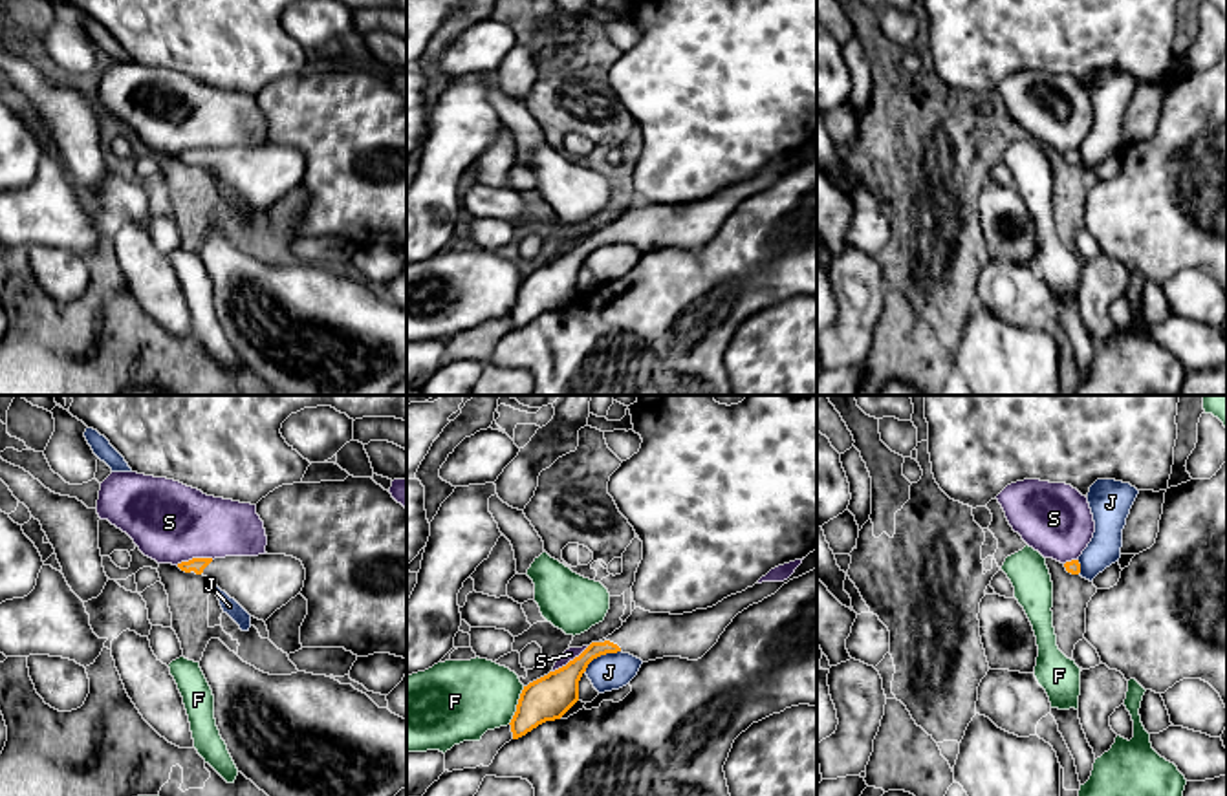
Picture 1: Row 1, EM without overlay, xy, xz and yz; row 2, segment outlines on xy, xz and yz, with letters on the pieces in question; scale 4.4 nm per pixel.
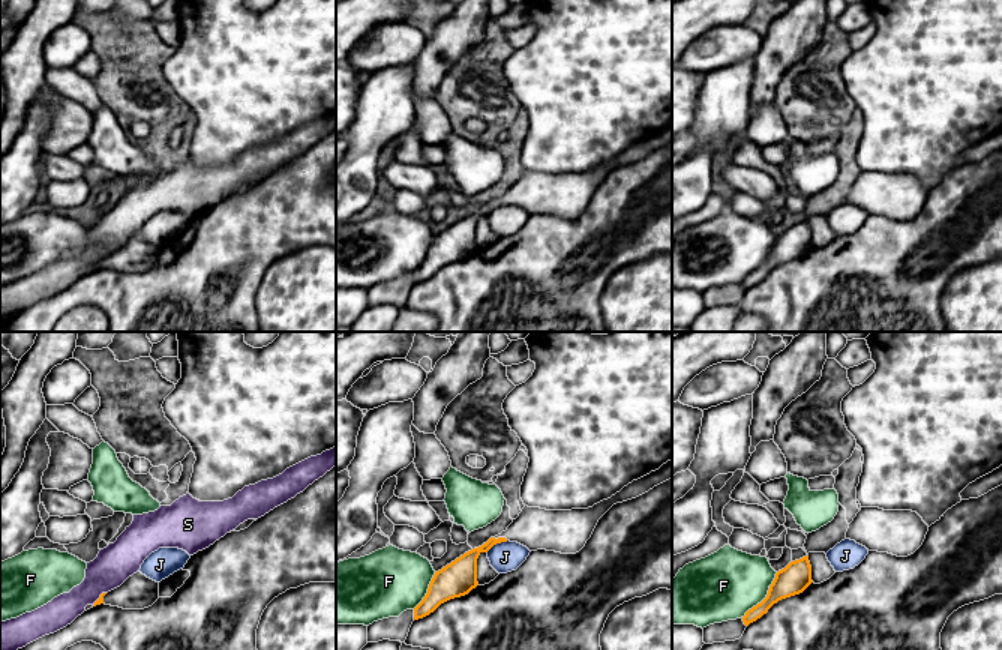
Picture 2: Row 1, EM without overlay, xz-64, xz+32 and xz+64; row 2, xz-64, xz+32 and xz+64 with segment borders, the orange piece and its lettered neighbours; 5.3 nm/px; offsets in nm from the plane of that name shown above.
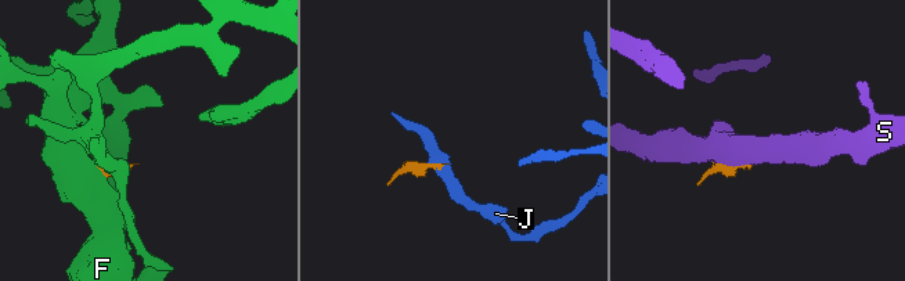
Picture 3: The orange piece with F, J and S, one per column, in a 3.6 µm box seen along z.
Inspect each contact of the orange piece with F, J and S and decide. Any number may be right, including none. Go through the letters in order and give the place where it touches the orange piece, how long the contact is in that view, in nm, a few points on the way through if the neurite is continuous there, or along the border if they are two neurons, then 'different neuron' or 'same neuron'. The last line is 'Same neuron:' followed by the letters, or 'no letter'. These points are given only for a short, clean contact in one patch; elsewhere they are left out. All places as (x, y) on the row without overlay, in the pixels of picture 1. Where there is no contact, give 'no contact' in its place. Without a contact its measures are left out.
F: meets orange in xz at (517, 295); contact 180 nm long; border along xz (524, 277), (517, 301), (508, 313); different neuron
J: meets orange in xz at (599, 246); contact 190 nm long; border along xz (619, 240), (597, 246), (583, 262); different neuron
S: meets orange in xz at (570, 251); contact 200 nm long; different neuron
Same neuron: no letter

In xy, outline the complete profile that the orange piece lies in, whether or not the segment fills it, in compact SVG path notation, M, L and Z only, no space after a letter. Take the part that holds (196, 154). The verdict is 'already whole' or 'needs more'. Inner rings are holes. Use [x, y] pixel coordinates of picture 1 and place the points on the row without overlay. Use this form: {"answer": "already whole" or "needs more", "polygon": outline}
{"answer": "needs more", "polygon": "M286 145L192 148L178 157L207 167L251 207L264 212L300 185L306 170L302 152Z"}

